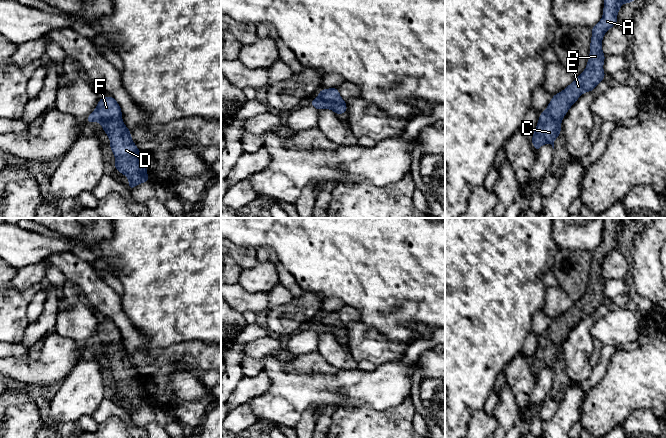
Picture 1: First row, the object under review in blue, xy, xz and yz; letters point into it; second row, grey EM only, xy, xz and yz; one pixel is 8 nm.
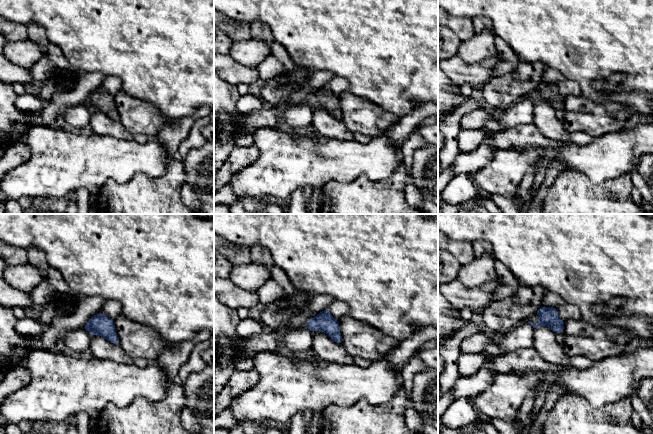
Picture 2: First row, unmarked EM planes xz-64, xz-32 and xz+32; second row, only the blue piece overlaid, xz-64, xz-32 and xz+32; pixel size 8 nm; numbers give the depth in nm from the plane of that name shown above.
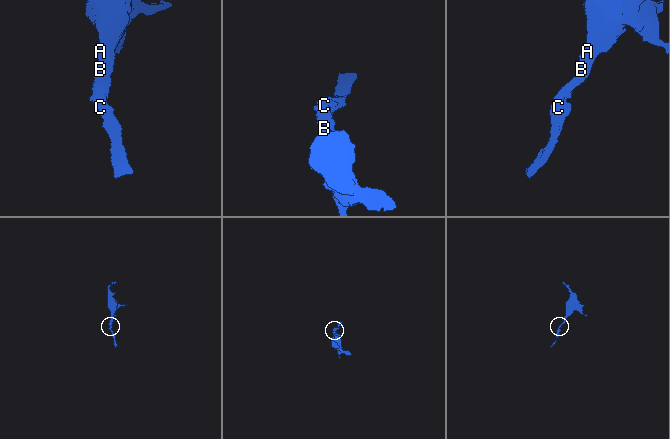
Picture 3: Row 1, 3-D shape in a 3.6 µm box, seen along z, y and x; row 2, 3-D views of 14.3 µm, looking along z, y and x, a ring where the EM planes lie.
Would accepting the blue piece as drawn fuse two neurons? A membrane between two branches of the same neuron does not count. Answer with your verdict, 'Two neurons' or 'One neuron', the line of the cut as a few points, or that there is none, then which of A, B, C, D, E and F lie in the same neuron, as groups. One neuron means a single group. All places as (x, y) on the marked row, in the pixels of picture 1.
One neuron. No split. Groups: A B C D E F

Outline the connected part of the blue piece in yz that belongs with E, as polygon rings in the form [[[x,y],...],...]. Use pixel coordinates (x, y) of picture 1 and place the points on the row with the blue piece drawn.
[[[604,0],[602,19],[591,28],[590,55],[585,70],[562,92],[553,95],[546,110],[539,115],[539,121],[531,138],[536,152],[546,143],[551,144],[554,149],[554,140],[560,136],[560,123],[565,114],[584,92],[593,91],[606,76],[603,71],[606,55],[602,52],[602,38],[611,27],[616,26],[621,5],[633,1]]]

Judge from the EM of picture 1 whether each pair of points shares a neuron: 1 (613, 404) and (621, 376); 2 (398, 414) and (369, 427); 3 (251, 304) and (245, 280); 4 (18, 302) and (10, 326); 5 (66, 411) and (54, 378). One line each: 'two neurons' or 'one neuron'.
1: one neuron
2: one neuron
3: two neurons
4: one neuron
5: two neurons

